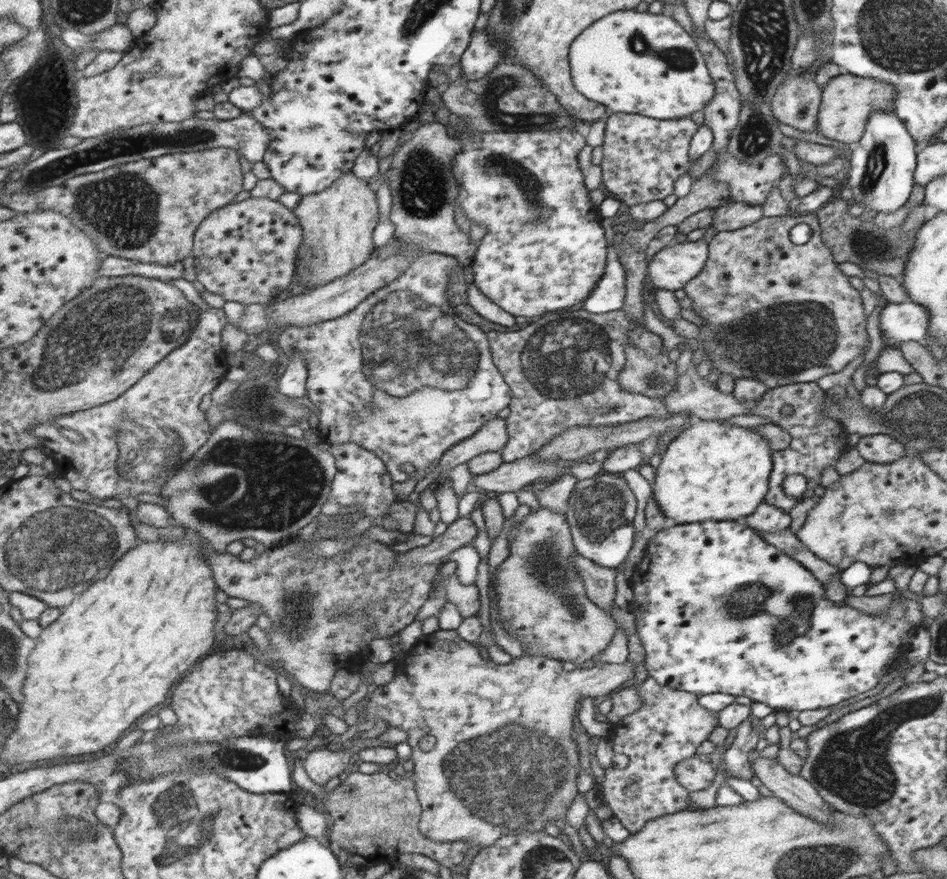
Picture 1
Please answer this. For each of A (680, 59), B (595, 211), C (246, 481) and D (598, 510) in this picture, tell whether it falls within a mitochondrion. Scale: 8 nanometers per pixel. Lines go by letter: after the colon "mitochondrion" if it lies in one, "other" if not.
A: mitochondrion
B: other
C: mitochondrion
D: mitochondrion

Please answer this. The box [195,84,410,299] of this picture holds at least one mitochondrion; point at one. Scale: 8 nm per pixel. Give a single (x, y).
(312, 260)

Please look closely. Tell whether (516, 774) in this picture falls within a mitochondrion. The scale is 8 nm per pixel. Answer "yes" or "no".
yes

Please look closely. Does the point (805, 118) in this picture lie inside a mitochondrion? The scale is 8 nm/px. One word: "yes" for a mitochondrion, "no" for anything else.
no

